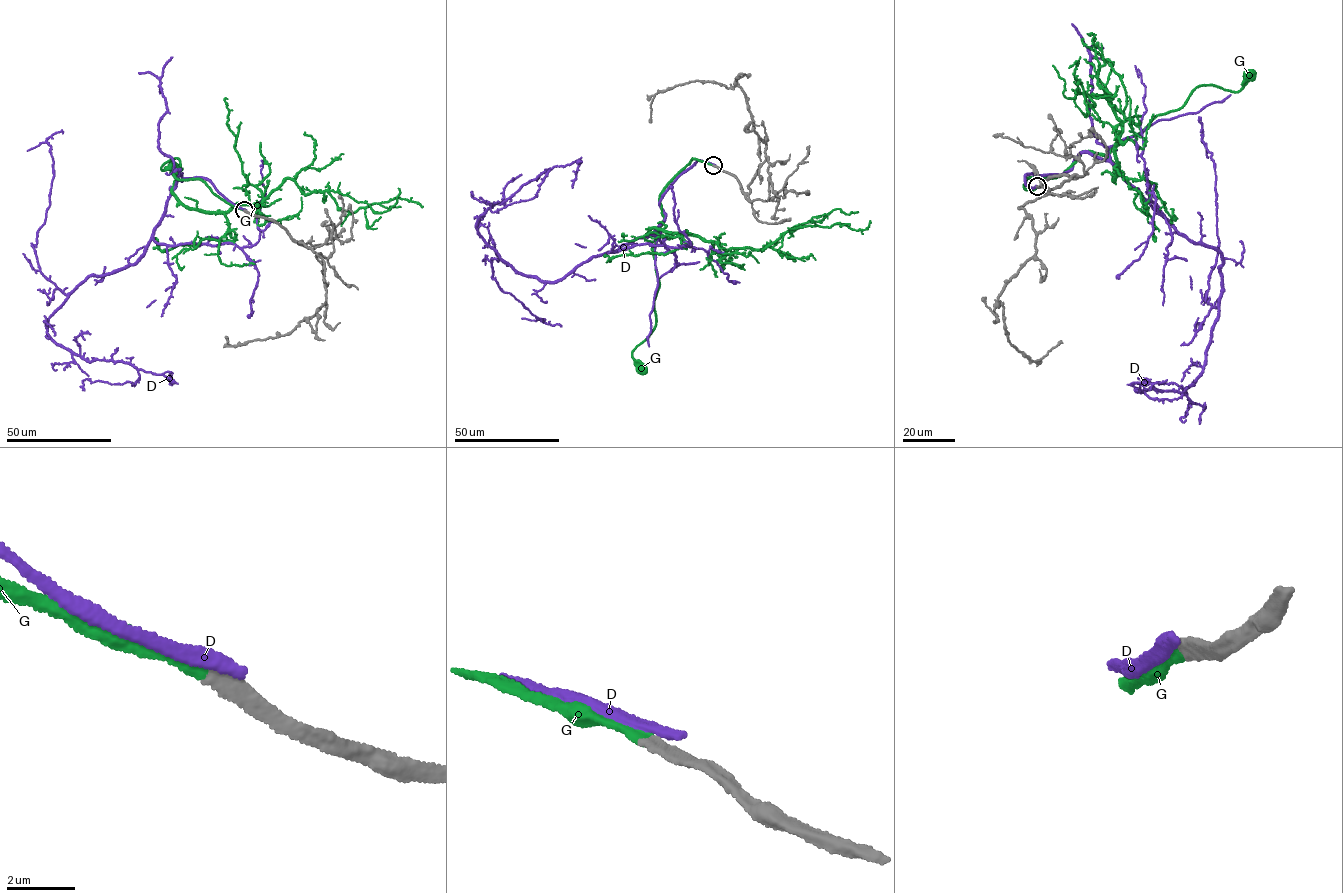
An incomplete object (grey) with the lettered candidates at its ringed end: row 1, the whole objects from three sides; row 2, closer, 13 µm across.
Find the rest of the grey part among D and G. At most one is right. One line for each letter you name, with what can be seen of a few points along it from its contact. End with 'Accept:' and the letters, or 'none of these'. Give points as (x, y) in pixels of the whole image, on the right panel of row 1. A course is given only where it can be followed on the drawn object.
G: Its course: (1037, 187), (1023, 184), (1053, 178), (1082, 152), (1106, 156), (1194, 88), (1240, 91), (1251, 76)
Accept: G

